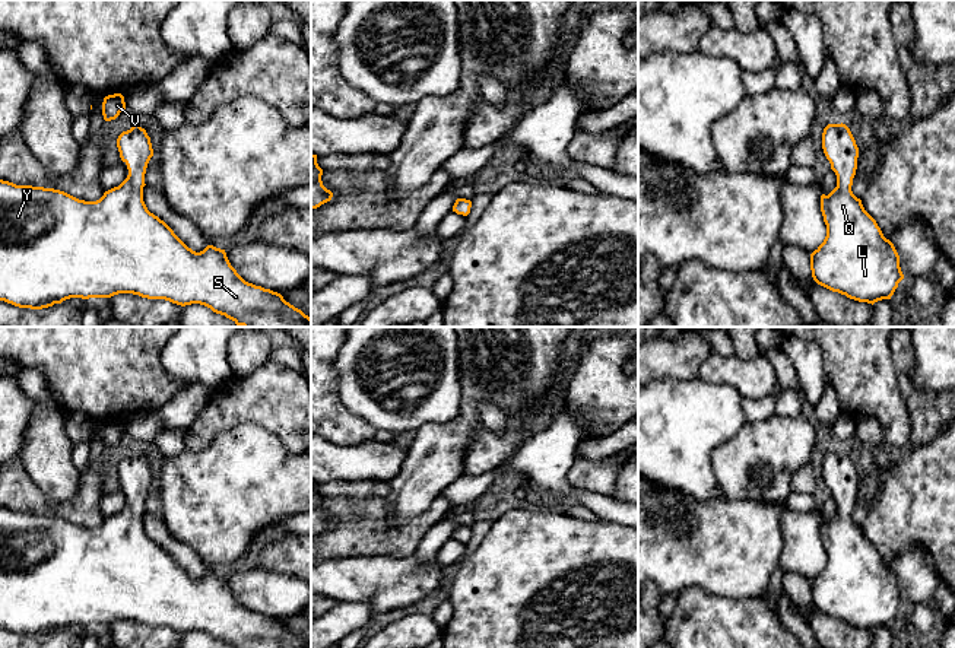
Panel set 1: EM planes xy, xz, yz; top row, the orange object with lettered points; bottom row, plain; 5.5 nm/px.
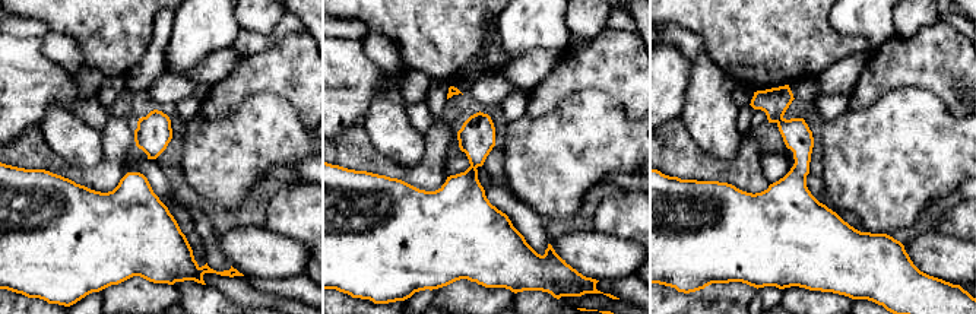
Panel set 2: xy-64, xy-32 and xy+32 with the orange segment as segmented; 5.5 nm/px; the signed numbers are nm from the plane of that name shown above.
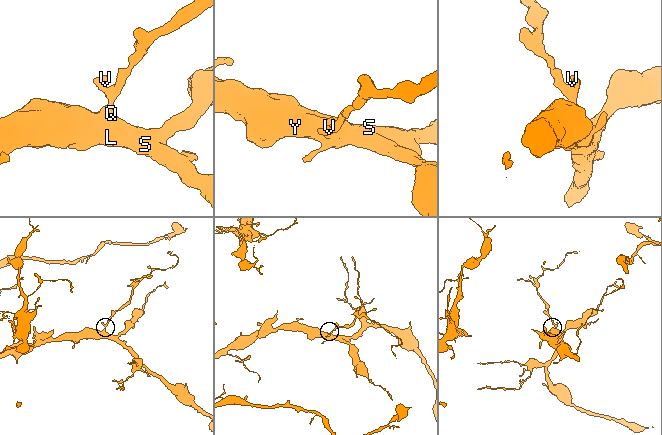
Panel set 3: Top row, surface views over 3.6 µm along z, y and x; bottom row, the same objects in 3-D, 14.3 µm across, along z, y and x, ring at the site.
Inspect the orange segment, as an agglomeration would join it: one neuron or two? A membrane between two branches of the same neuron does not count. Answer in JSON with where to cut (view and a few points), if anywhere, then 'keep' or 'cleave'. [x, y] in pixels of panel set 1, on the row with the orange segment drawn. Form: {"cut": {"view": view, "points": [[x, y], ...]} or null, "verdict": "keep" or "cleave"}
{"cut": null, "verdict": "keep"}

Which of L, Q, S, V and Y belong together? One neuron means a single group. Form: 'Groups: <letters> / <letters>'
Groups: L Q S V Y

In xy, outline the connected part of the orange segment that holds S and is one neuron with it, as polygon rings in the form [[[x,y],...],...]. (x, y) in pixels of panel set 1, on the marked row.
[[[134,124],[117,139],[129,175],[96,201],[79,200],[64,191],[16,185],[0,180],[0,301],[19,308],[42,309],[70,298],[111,298],[133,293],[185,306],[200,304],[242,327],[311,327],[311,318],[270,289],[245,282],[231,266],[225,250],[207,245],[196,252],[150,213],[143,201],[145,174],[153,149],[146,130]]]

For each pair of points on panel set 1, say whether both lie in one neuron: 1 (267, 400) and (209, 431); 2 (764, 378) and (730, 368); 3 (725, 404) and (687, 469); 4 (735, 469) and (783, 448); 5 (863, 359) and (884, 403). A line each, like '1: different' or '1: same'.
1: same
2: same
3: same
4: same
5: same

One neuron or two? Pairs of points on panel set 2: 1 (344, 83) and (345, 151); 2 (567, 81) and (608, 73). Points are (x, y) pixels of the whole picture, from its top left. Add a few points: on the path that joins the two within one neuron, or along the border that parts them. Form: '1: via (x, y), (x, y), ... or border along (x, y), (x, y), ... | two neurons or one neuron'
1: border along (360, 121), (338, 135) | two neurons
2: via (577, 73), (598, 73) | one neuron

